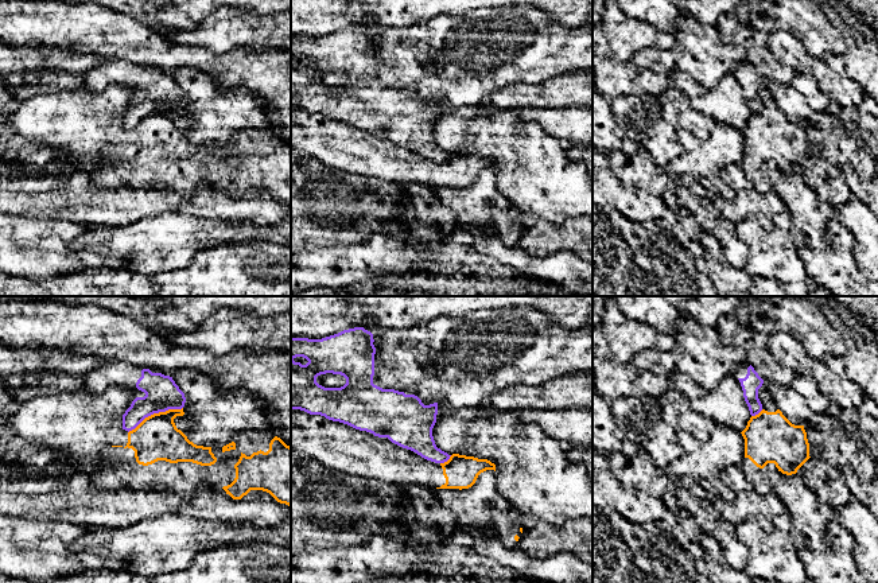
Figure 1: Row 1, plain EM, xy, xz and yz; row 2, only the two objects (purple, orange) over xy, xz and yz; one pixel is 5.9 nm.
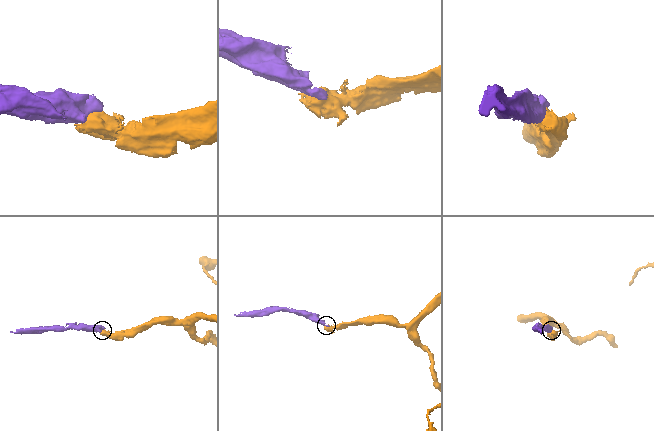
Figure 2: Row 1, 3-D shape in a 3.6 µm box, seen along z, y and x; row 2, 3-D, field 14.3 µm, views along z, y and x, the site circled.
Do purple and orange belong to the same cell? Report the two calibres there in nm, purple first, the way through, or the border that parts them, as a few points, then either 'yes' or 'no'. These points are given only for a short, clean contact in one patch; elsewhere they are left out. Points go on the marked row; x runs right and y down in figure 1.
200/280 nm | along xy (182, 407), (154, 412), (128, 432) | no

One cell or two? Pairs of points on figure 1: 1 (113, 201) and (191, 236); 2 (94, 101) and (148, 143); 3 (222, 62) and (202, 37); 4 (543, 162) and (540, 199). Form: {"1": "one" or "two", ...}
{"1": "two", "2": "one", "3": "two", "4": "one"}

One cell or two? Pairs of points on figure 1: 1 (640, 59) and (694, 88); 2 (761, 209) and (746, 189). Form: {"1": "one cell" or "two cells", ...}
{"1": "two cells", "2": "one cell"}

